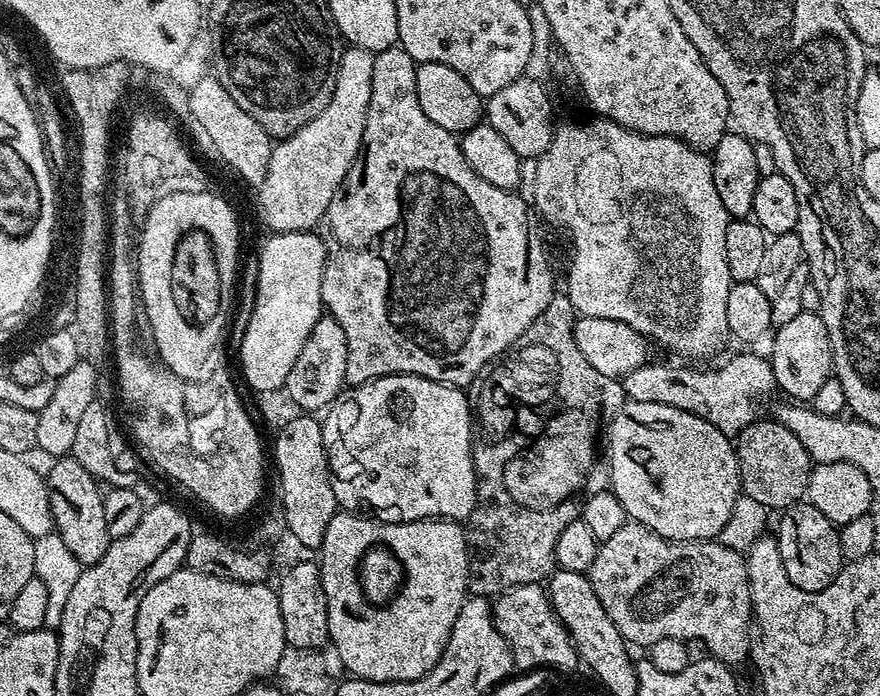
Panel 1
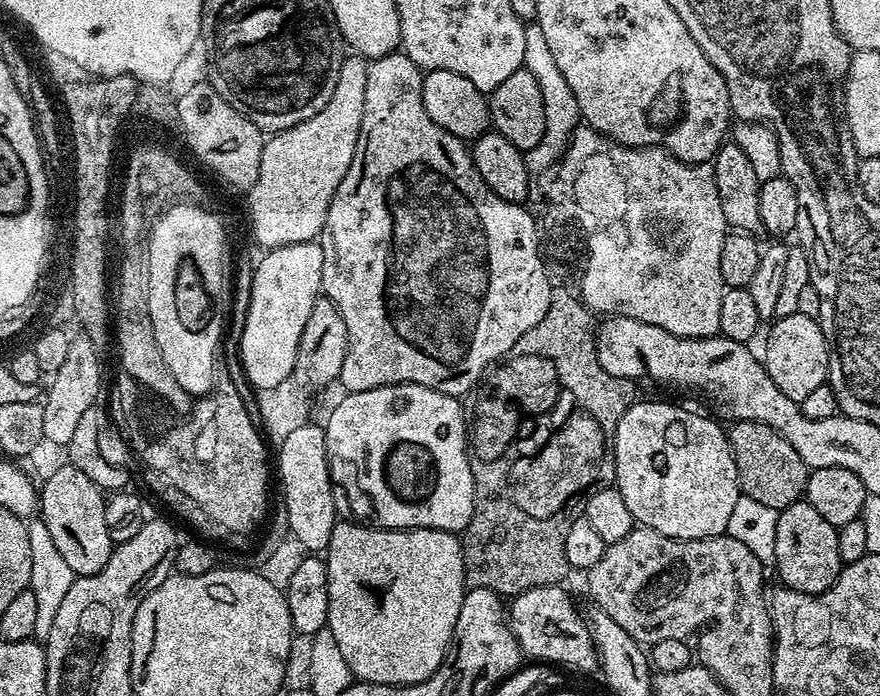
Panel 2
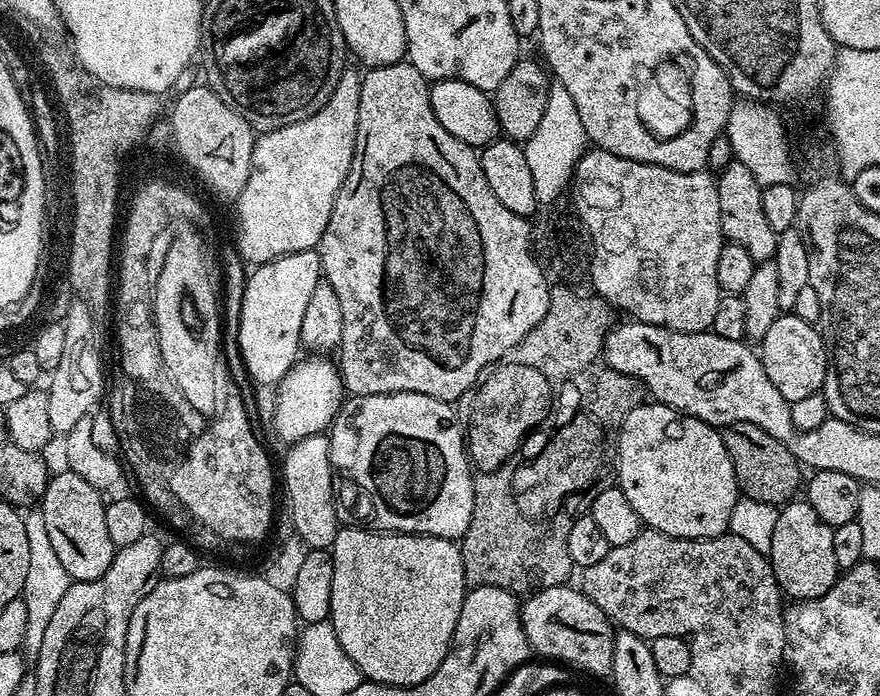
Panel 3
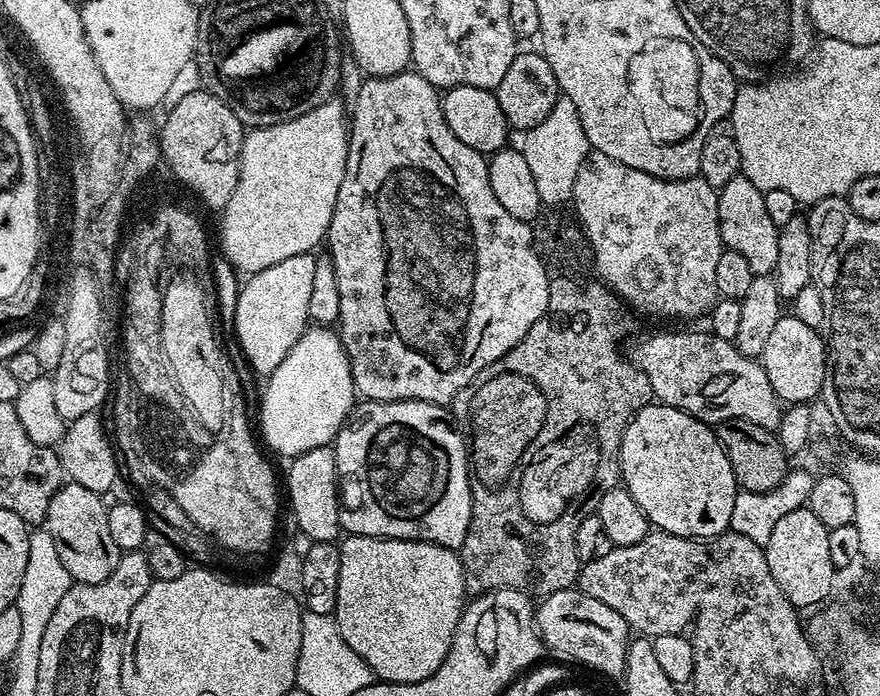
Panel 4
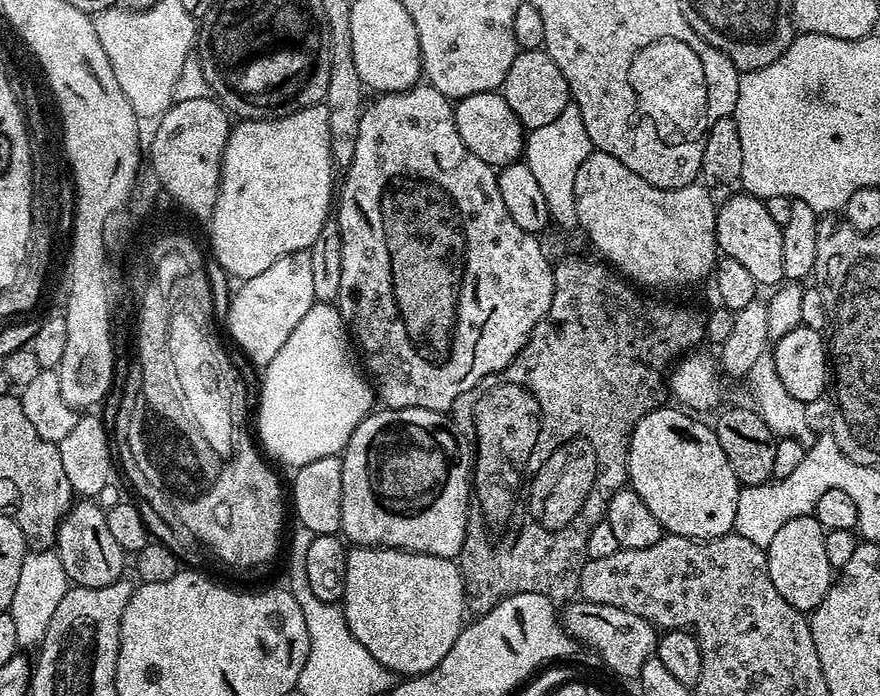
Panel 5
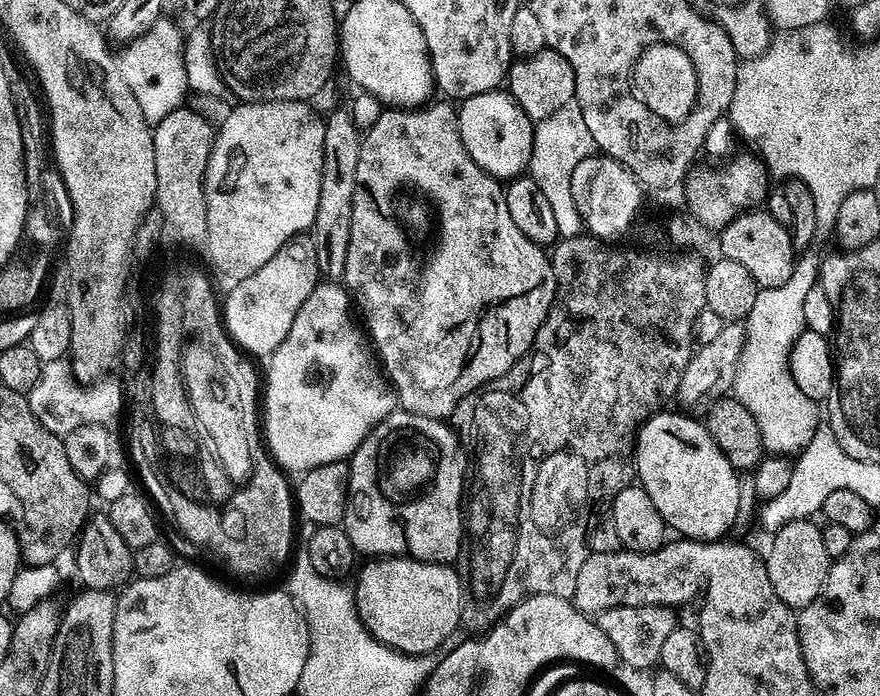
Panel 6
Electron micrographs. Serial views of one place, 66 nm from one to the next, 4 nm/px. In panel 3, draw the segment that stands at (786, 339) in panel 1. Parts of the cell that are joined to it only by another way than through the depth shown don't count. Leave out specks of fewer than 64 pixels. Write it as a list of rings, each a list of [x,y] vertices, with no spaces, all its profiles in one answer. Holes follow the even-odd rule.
[[[781,314],[774,326],[766,330],[766,338],[758,341],[758,355],[766,370],[766,378],[774,382],[782,398],[791,402],[823,389],[828,369],[828,348],[816,324],[802,322],[802,318],[795,314]]]

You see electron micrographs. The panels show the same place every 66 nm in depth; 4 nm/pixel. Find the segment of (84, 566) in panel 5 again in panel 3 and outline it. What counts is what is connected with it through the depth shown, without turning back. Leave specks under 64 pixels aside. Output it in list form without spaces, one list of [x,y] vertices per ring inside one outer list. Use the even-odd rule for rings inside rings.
[[[61,470],[49,479],[38,504],[38,511],[44,515],[46,531],[50,534],[50,543],[73,581],[102,578],[118,551],[106,531],[106,514],[100,493],[101,489],[90,486],[86,478]]]

